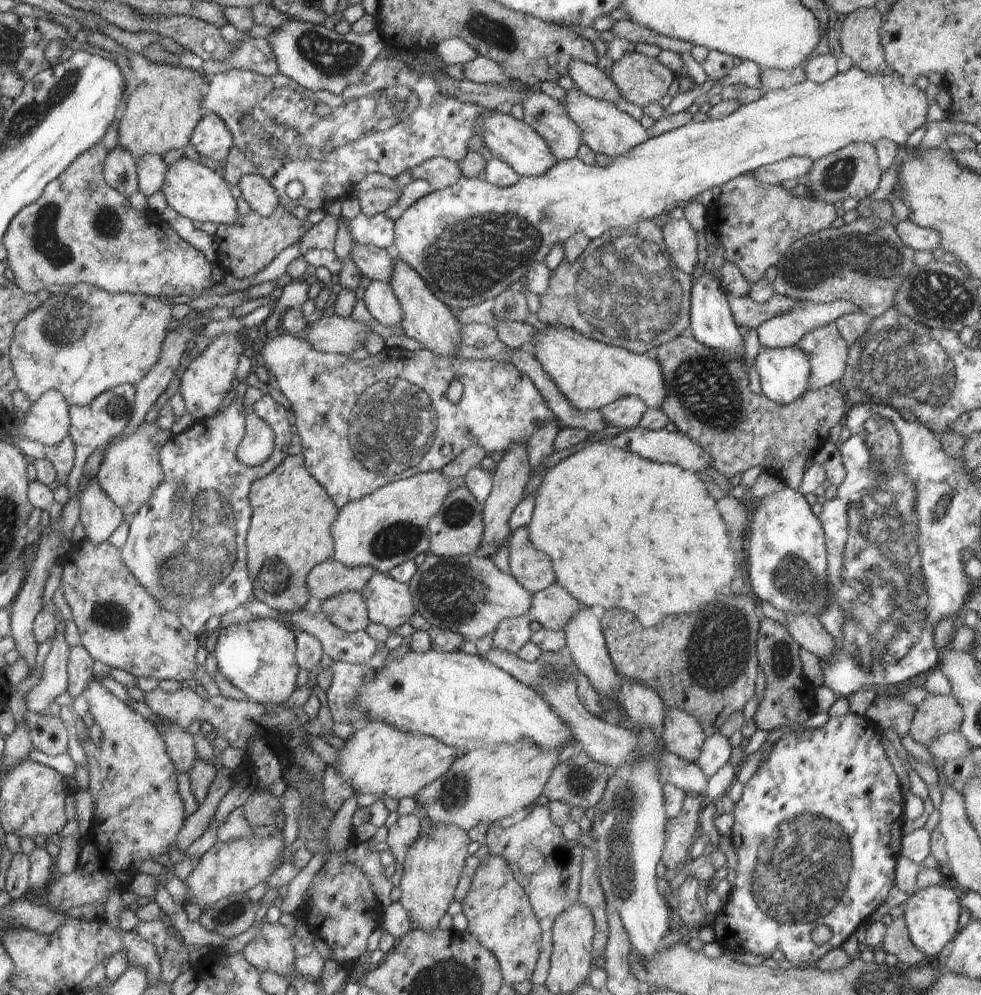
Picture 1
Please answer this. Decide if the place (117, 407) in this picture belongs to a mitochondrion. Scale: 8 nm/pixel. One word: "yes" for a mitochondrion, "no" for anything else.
yes

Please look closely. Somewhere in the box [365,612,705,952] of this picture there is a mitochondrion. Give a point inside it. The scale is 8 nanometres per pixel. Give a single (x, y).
(624, 806)

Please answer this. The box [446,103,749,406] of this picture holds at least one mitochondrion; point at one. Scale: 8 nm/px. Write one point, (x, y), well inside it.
(625, 290)

